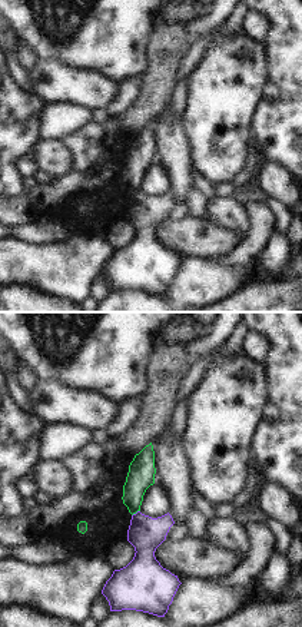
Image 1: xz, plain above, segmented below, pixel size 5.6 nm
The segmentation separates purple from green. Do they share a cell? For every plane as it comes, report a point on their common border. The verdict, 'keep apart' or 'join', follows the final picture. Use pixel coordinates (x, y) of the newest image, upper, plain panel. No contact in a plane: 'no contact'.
(136, 192)

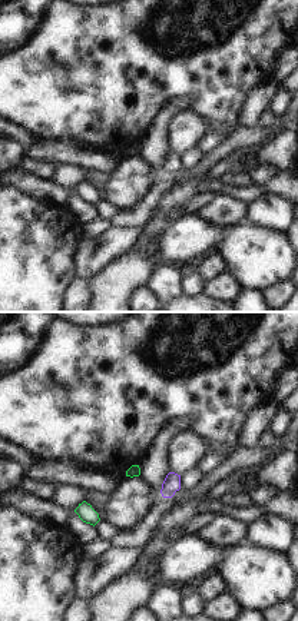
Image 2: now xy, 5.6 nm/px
no contact

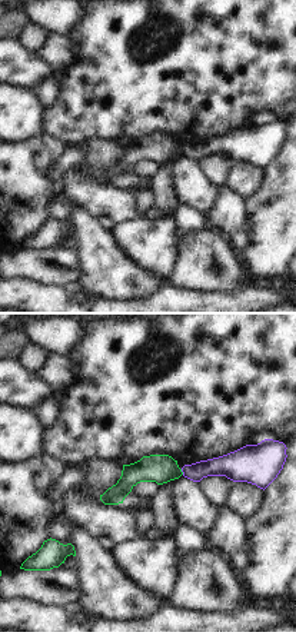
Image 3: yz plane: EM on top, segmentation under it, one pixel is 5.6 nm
(182, 150)

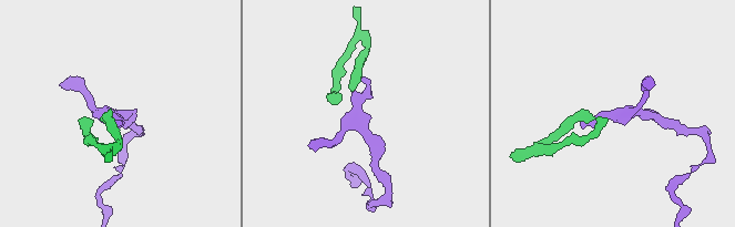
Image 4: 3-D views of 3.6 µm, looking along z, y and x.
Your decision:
keep apart

